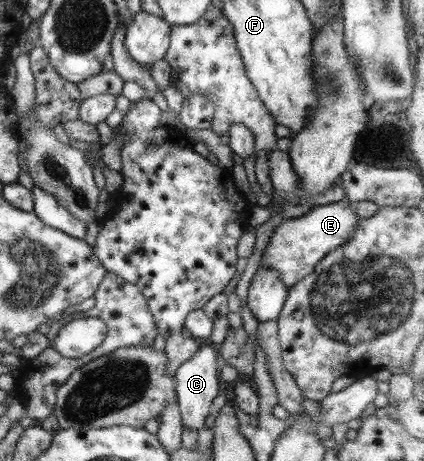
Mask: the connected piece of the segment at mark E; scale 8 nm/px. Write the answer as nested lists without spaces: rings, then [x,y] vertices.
[[[346,198],[339,202],[319,205],[299,218],[284,219],[271,233],[260,257],[260,265],[275,269],[286,287],[293,286],[314,271],[315,265],[326,254],[345,244],[360,221],[355,215],[356,203]]]

